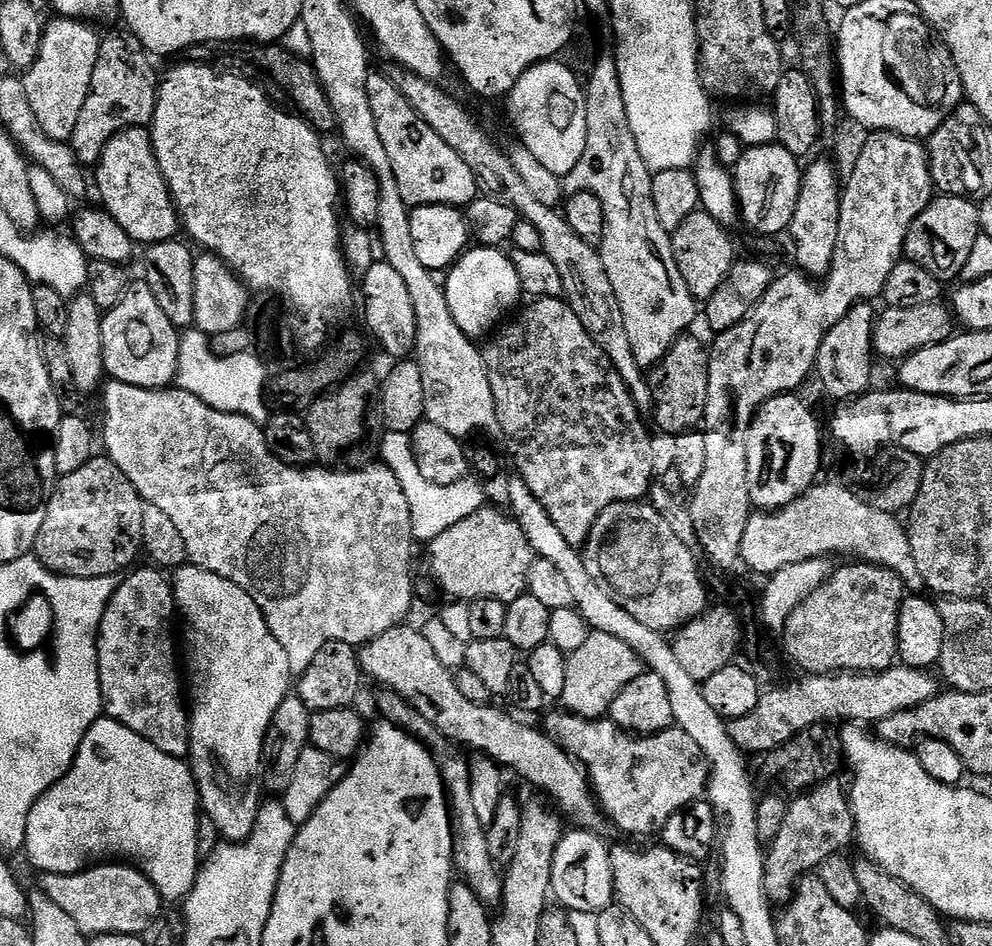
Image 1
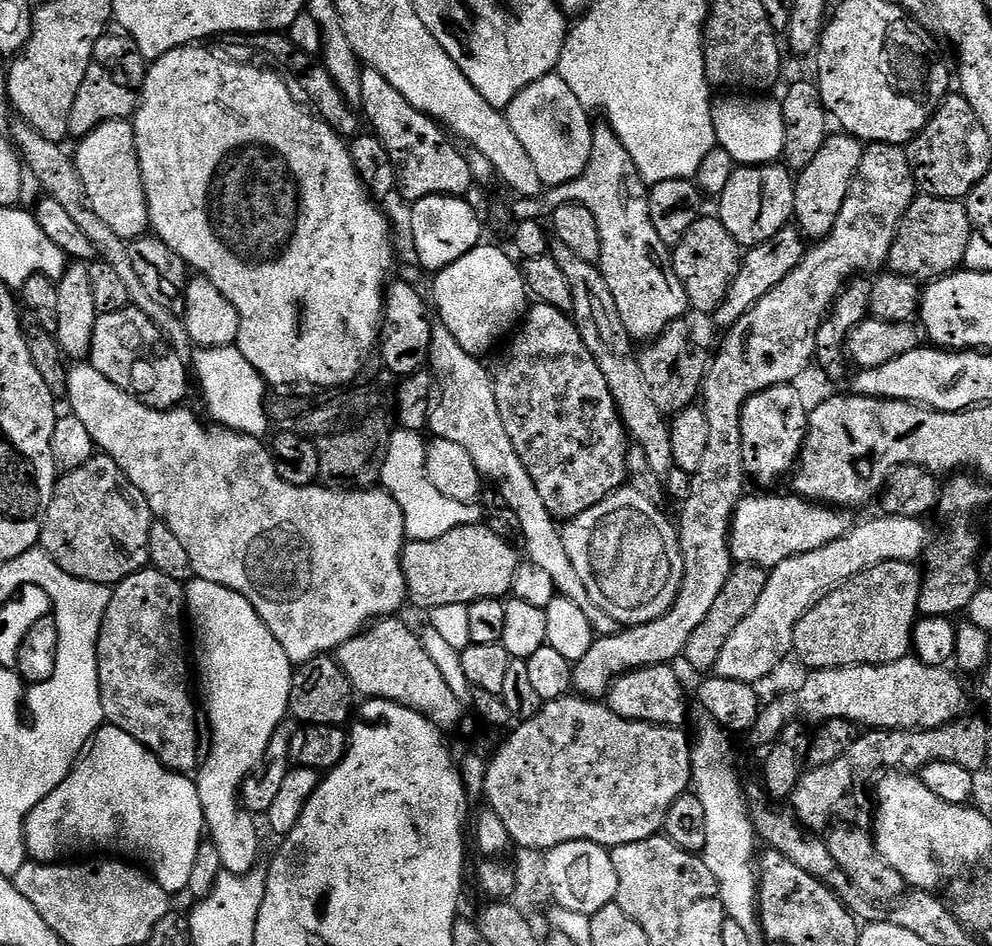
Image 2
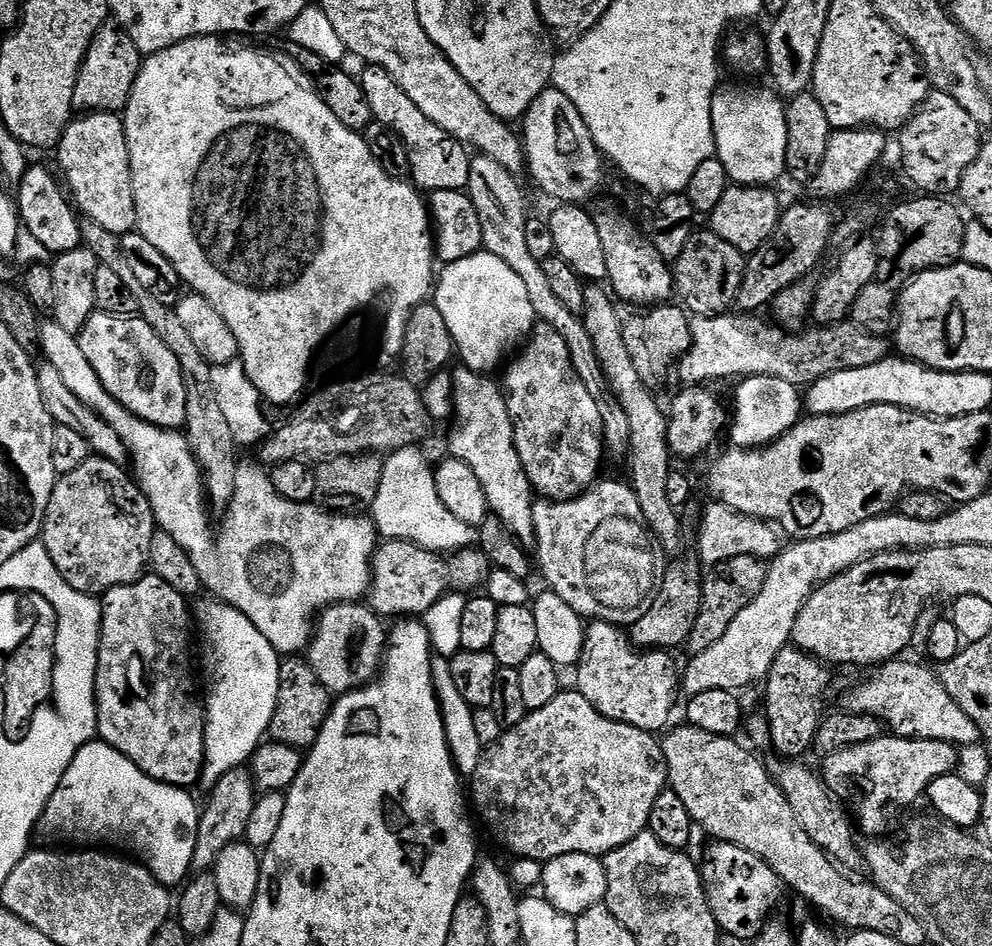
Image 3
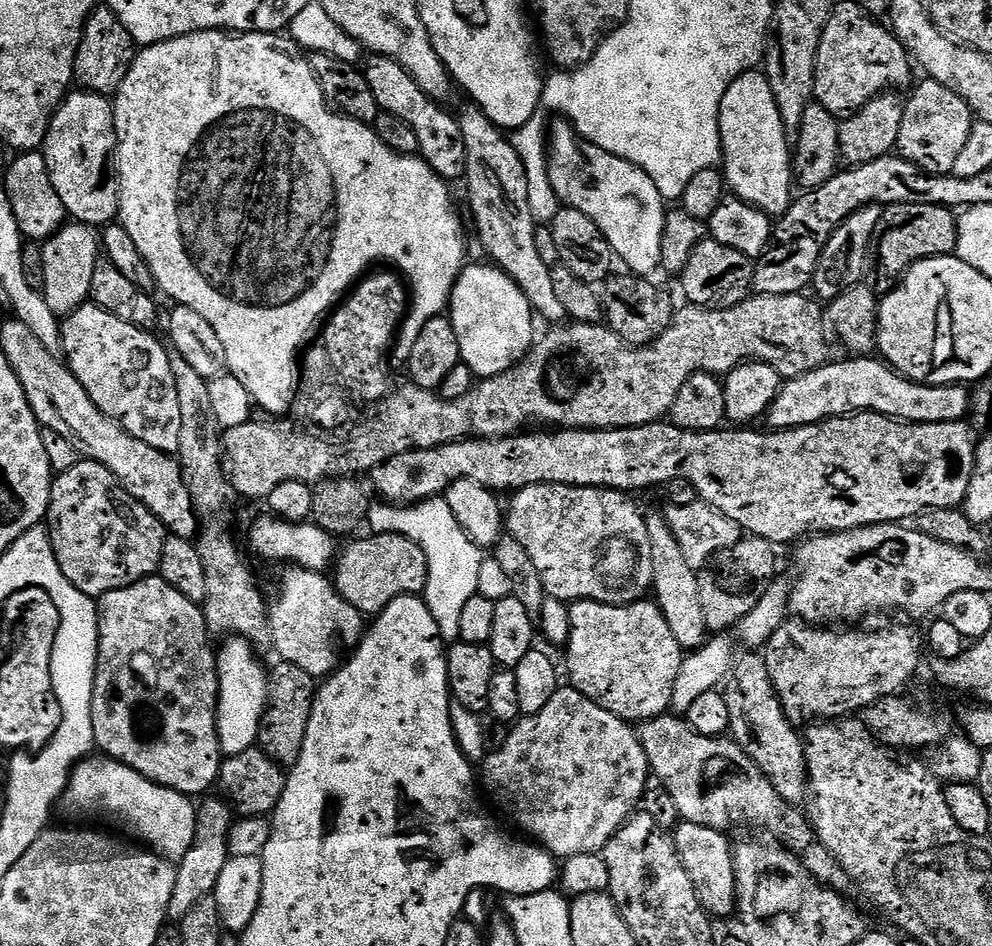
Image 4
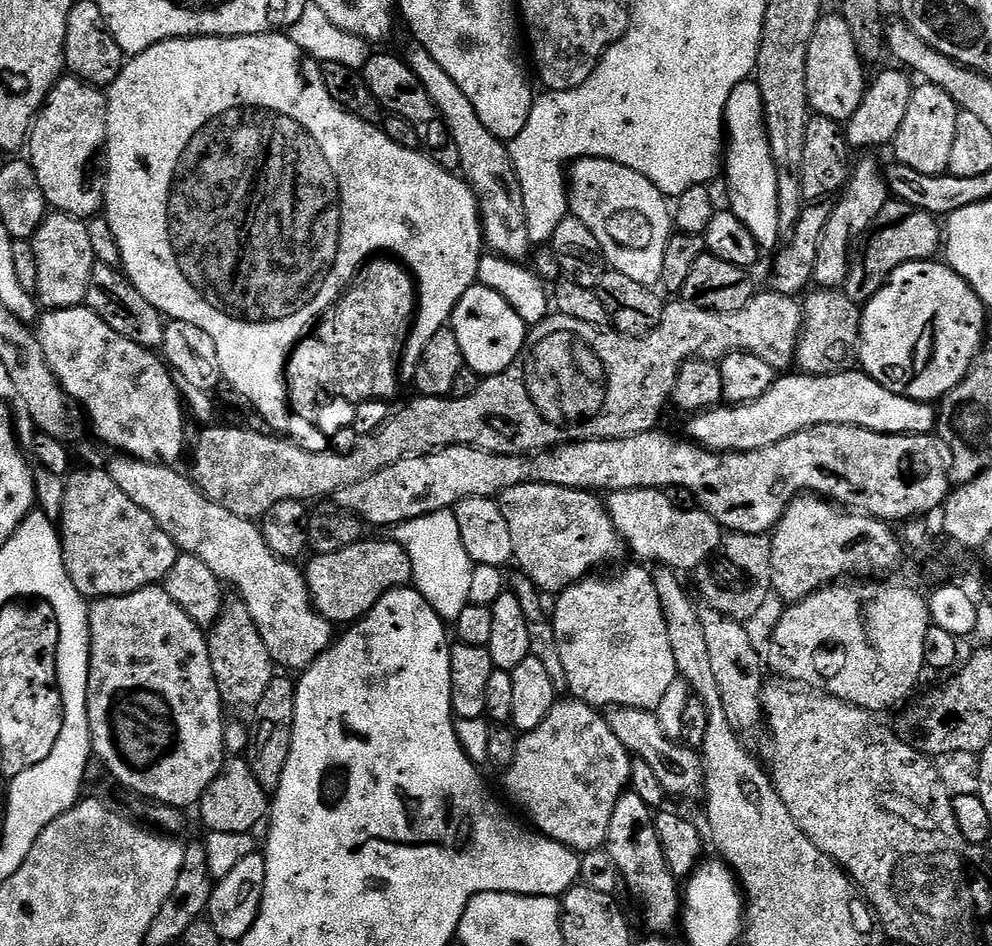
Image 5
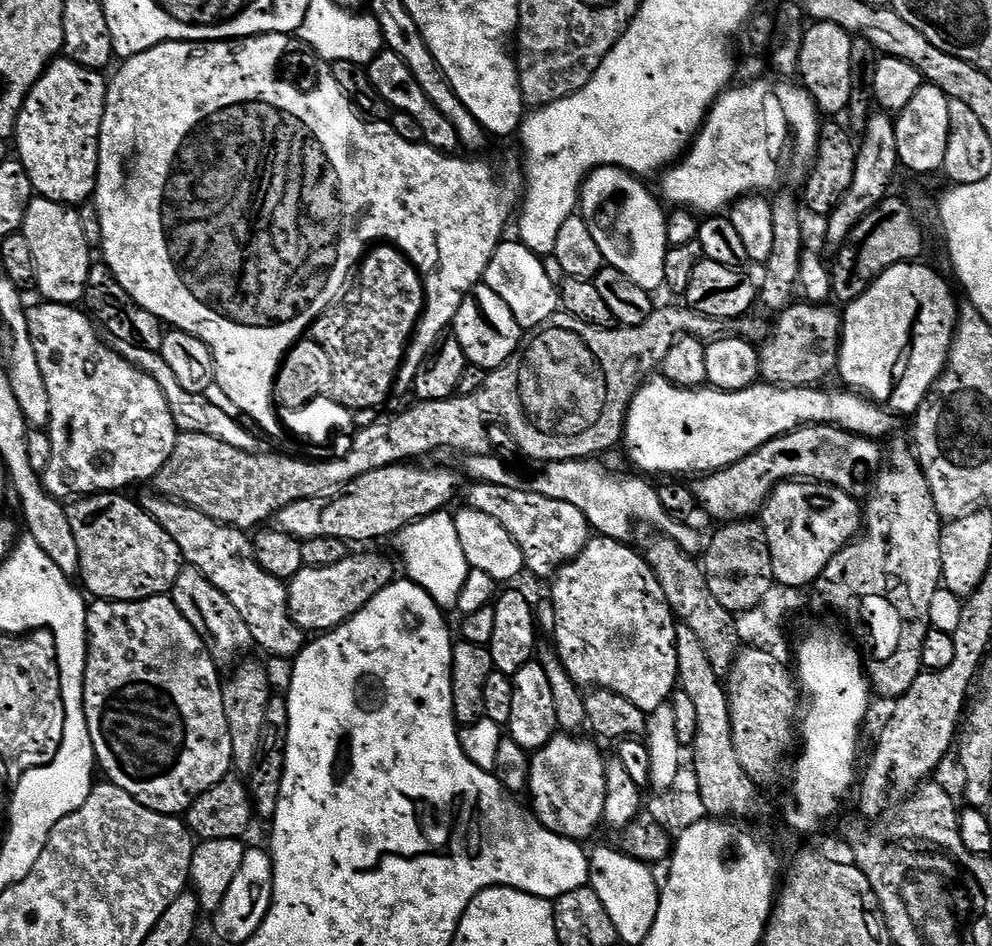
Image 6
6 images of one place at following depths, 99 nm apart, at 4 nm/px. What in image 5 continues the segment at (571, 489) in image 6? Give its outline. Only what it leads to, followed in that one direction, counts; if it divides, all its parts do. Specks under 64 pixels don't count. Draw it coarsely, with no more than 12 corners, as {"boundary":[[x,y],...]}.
{"boundary":[[655,488],[613,492],[627,551],[677,573],[715,552],[722,529]]}

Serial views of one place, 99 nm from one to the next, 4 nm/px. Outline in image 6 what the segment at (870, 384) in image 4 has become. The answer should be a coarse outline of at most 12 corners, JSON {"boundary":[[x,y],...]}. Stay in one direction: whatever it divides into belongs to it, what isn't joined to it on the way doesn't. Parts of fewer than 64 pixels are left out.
{"boundary":[[649,378],[624,419],[633,469],[729,468],[810,424],[891,437],[858,392]]}

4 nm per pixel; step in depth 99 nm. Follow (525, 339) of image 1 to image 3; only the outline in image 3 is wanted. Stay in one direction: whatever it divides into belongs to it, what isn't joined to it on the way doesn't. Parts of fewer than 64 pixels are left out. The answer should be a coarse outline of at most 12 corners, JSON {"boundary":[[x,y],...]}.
{"boundary":[[537,323],[502,379],[518,458],[552,502],[597,483],[597,403]]}

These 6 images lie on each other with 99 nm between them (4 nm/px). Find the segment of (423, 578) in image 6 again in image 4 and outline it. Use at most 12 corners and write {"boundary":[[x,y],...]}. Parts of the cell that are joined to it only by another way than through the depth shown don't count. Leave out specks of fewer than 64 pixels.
{"boundary":[[447,499],[376,502],[373,533],[405,536],[426,565],[422,599],[441,641],[477,595],[486,556]]}

